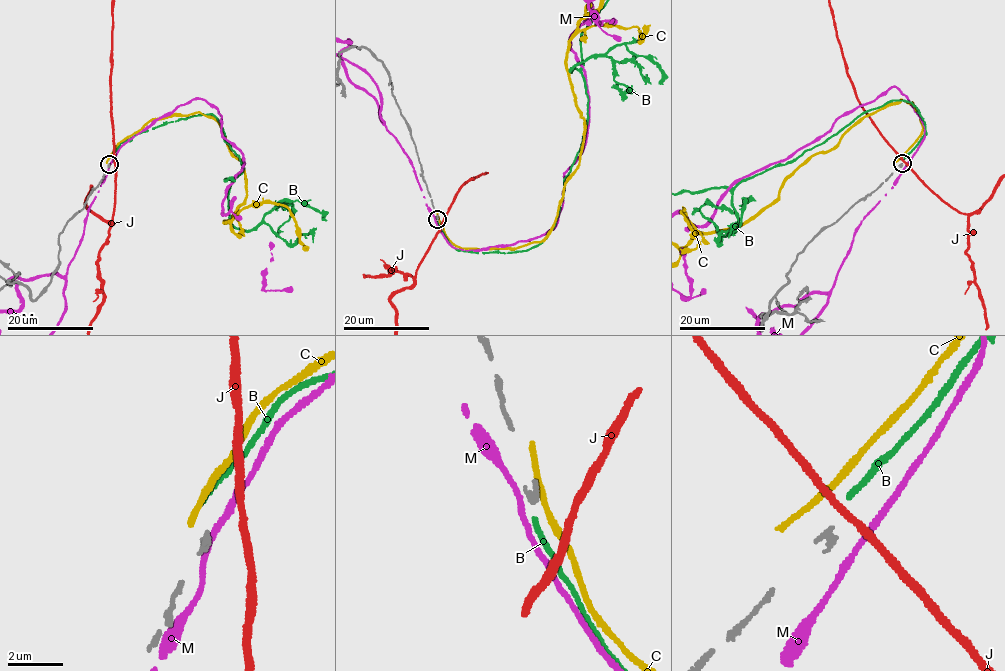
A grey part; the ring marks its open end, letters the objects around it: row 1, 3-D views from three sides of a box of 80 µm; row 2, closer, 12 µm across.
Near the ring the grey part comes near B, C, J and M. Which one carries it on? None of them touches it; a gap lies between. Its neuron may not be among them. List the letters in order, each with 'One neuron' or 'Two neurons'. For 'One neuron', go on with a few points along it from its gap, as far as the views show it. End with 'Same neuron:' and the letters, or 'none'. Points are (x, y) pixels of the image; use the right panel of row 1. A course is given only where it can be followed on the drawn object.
B: Two neurons
C: Two neurons
J: Two neurons
M: Two neurons
Same neuron: none

